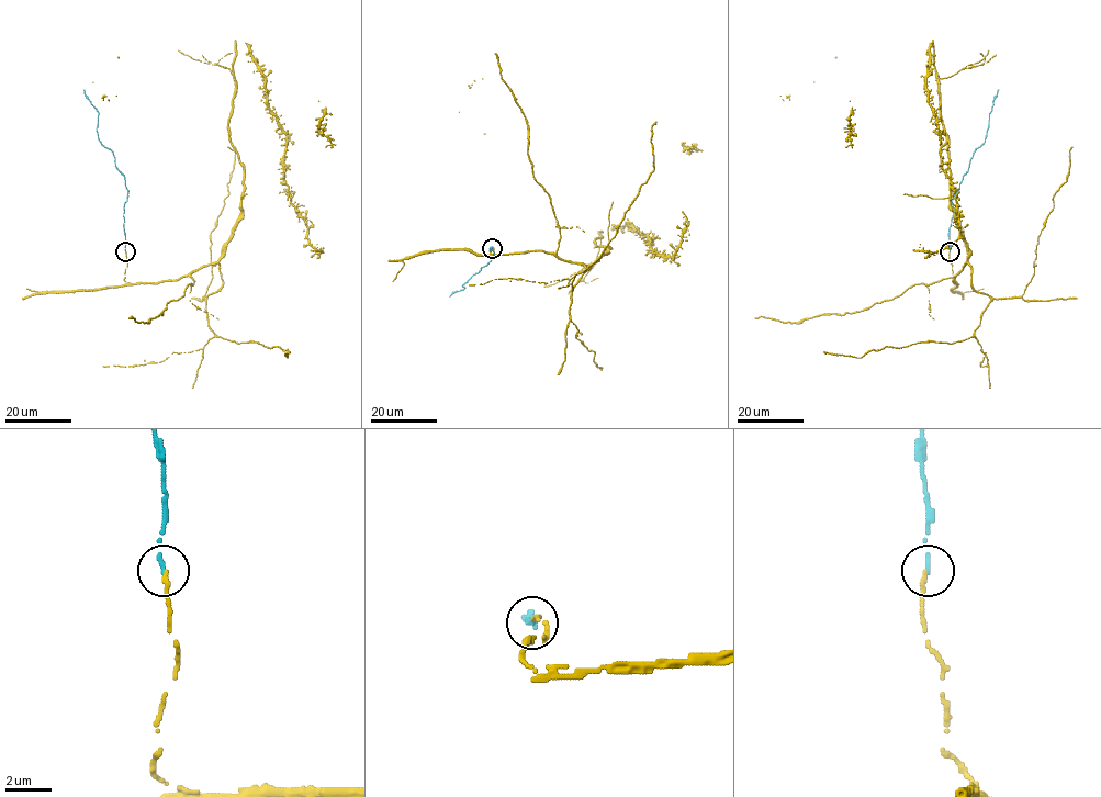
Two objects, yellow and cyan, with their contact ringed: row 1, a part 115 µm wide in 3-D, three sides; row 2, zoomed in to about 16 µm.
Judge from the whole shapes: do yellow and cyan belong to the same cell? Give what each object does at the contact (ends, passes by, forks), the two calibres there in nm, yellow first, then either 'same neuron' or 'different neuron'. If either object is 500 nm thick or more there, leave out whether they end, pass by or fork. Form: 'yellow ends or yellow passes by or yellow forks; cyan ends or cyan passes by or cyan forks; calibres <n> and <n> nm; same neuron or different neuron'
yellow ends; cyan ends; calibres 200 and 180 nm; same neuron

